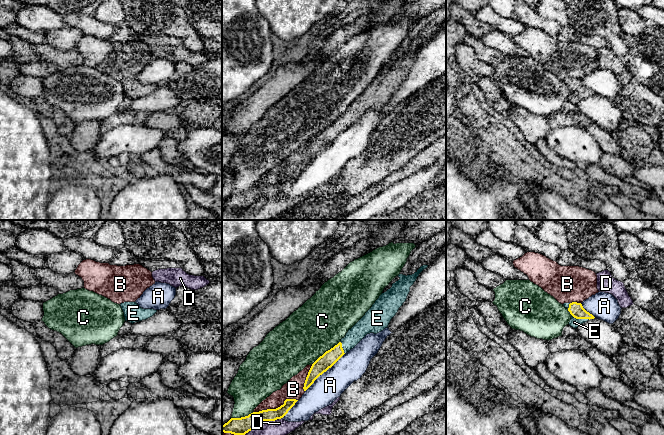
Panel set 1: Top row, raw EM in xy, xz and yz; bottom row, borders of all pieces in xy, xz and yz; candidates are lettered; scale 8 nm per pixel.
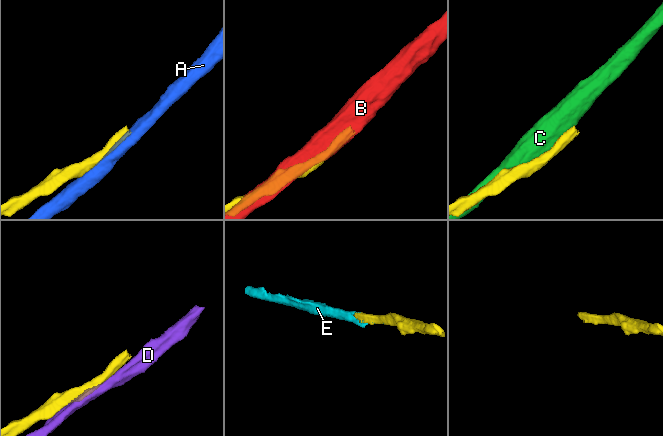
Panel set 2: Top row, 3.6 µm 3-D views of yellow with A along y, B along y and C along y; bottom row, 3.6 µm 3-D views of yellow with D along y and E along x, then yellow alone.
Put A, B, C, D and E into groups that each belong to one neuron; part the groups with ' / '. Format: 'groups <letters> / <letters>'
groups A / B / C / D / E

